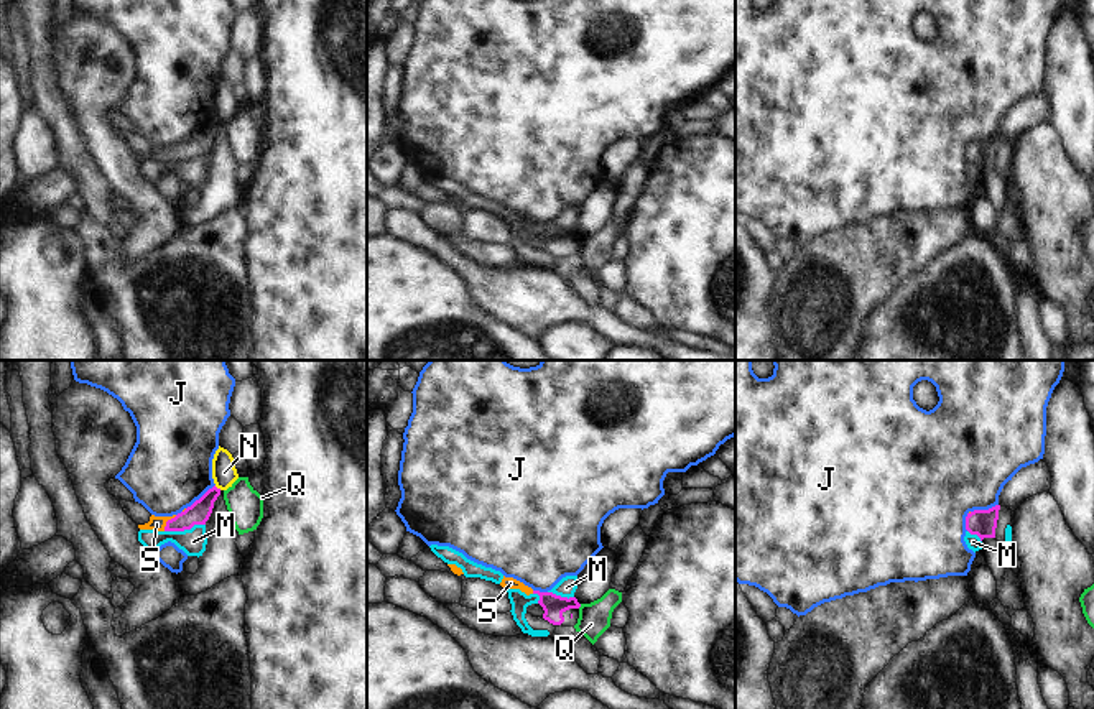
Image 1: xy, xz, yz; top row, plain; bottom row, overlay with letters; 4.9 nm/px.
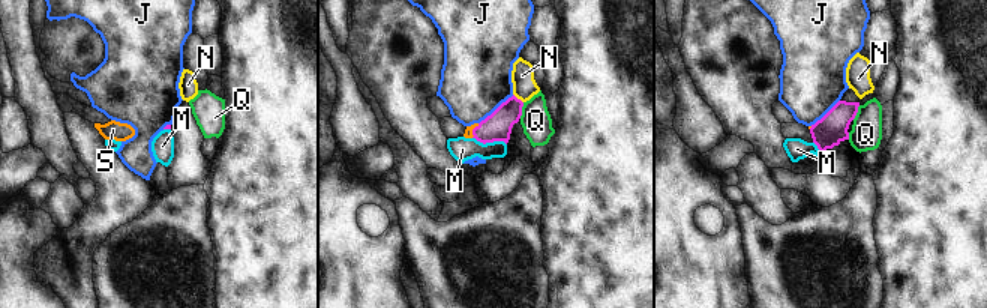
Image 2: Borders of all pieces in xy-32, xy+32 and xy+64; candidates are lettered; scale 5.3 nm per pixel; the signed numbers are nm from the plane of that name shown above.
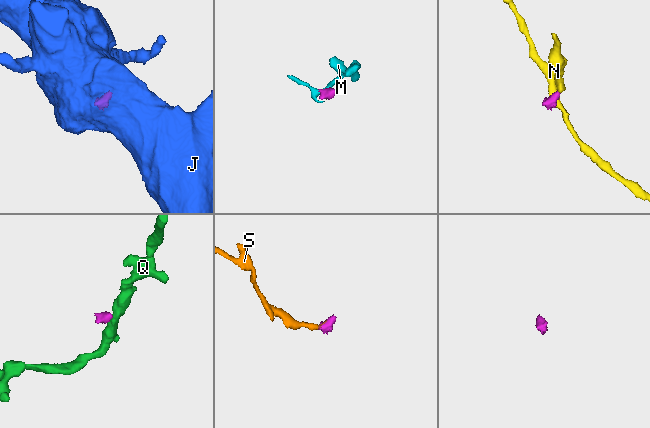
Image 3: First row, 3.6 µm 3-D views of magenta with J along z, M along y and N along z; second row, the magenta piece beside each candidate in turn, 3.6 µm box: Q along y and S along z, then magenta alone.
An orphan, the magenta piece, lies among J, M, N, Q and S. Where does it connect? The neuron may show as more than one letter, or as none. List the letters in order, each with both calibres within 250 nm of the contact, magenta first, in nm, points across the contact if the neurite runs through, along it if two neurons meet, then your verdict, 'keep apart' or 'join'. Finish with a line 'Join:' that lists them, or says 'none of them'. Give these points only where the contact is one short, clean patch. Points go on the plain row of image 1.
J: 110 nm thick on the magenta side, 400 nm on the other; border along xy (214, 115), (186, 140); keep apart
M: 110 nm thick on the magenta side, 130 nm on the other; border along xy (204, 155), (194, 155), (180, 163), (165, 163); keep apart
N: 110 nm thick on the magenta side, 120 nm on the other; border along xy (214, 117), (221, 120); keep apart
Q: 110 nm thick on the magenta side, 160 nm on the other; border along xz (581, 236), (578, 239); keep apart
S: 110 nm thick on the magenta side, 70 nm on the other; runs through xy (198, 145), (181, 153), (166, 153), (158, 155); join
Join: S

